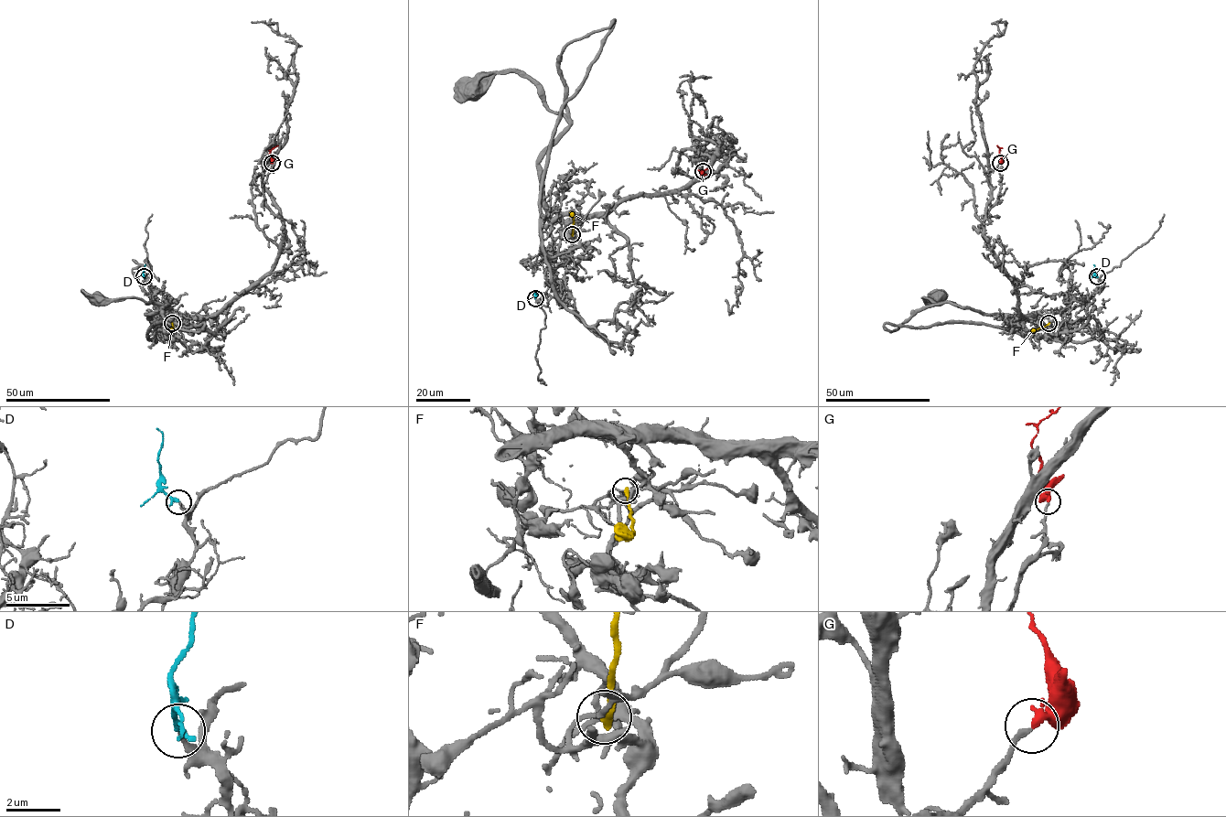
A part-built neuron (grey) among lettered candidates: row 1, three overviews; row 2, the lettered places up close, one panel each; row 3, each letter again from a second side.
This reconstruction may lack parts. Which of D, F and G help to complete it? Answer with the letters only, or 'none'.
D, G

